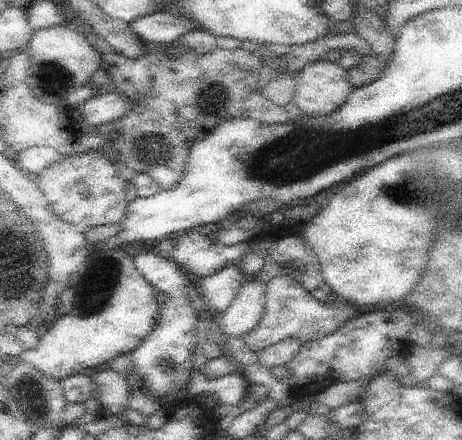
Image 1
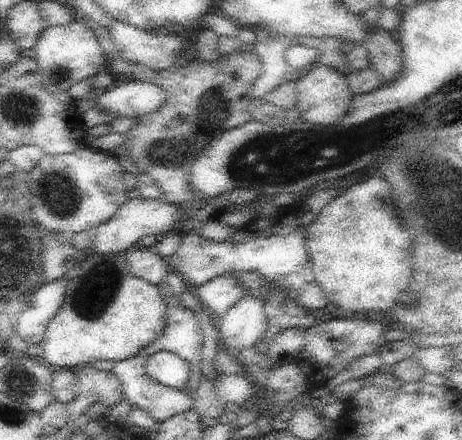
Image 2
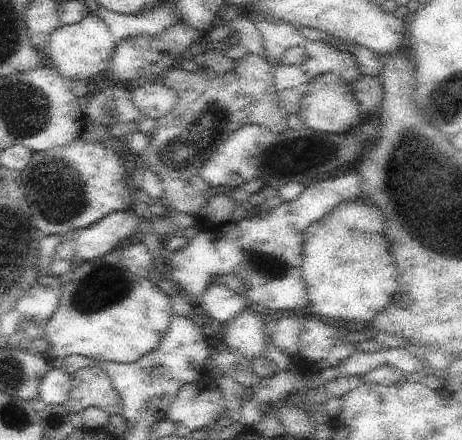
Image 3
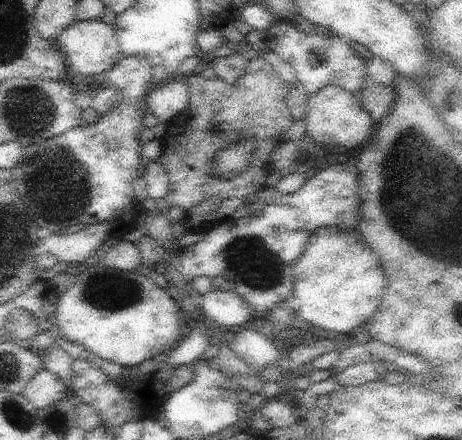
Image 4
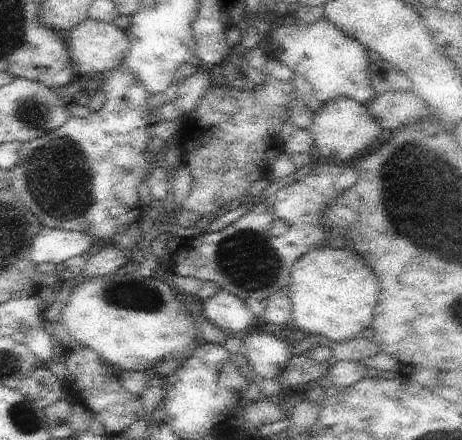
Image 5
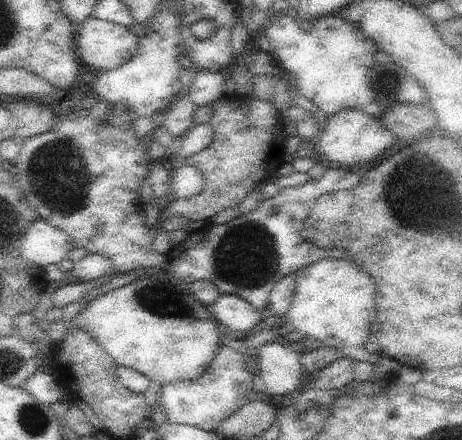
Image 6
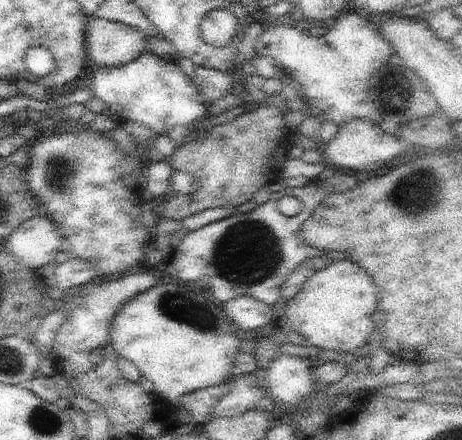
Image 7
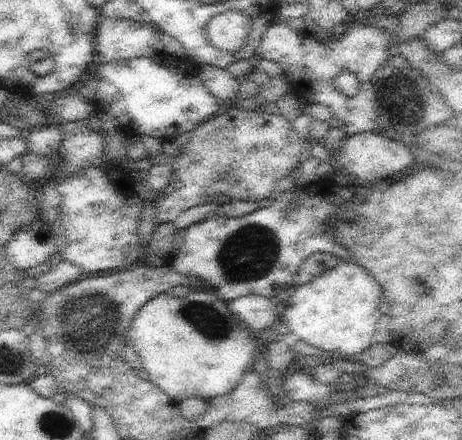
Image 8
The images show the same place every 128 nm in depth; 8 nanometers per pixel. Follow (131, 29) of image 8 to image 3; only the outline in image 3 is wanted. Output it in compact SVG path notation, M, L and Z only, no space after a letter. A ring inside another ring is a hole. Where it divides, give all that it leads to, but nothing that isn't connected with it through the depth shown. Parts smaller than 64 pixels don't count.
M87 14L79 22L59 25L51 32L43 54L47 58L47 64L51 65L59 76L70 81L81 80L109 68L116 43L111 38L107 25L99 17Z

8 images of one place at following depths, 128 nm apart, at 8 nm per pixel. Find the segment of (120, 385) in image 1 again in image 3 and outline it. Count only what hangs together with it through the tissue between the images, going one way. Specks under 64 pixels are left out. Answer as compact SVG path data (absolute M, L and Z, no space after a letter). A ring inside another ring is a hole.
M99 365L81 367L71 377L70 395L63 404L68 414L80 414L89 407L102 408L110 415L122 414L121 397Z

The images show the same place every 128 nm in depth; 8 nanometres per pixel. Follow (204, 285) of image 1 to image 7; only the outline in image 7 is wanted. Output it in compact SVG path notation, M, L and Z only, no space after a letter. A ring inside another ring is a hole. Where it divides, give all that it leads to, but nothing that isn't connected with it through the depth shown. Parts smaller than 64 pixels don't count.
M248 295L237 296L222 305L233 328L239 326L243 330L255 330L271 320L271 308Z

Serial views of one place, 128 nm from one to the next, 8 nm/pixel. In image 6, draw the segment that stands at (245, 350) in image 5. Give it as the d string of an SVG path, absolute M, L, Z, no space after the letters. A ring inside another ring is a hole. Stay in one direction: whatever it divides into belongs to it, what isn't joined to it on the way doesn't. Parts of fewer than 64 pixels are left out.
M282 339L279 342L264 344L257 350L257 370L259 370L257 375L263 380L264 394L281 396L304 387L307 378L299 358L300 351L294 350Z

